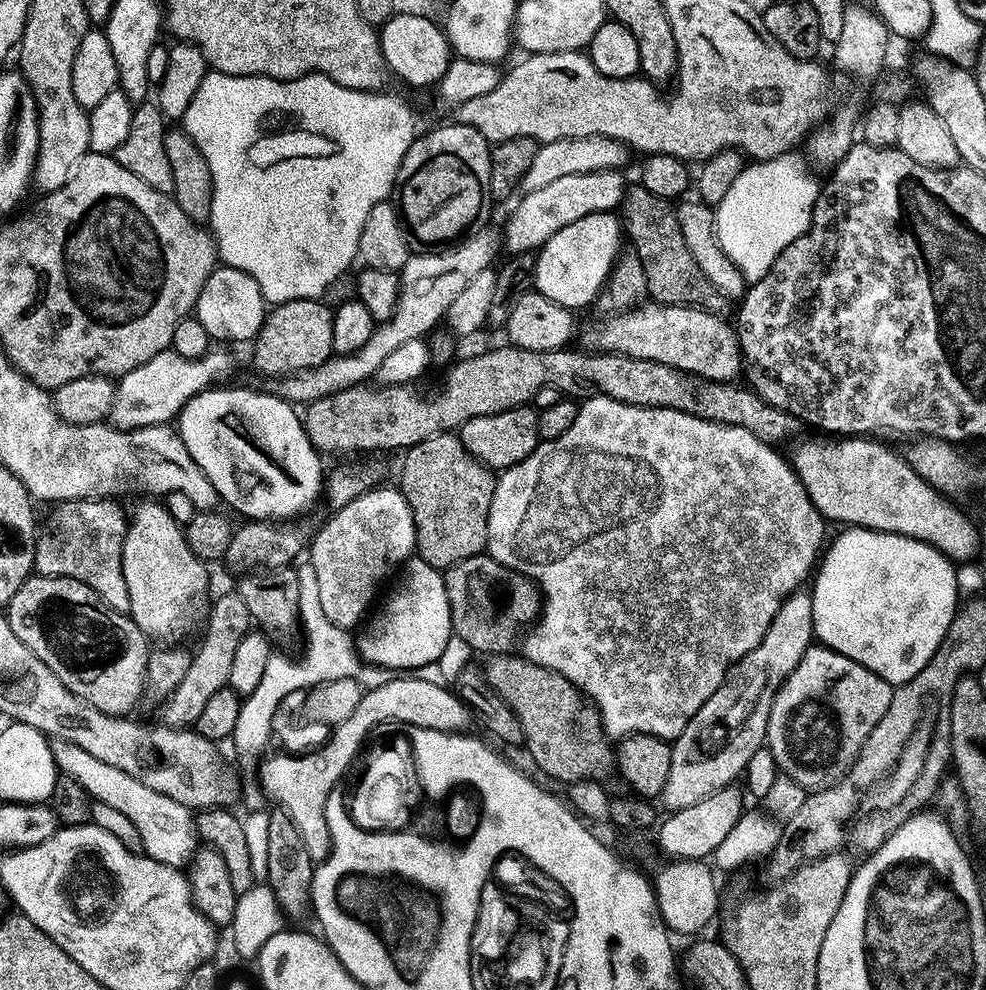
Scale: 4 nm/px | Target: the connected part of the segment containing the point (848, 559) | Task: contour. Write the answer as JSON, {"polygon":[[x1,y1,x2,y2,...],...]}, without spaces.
{"polygon":[[849,526,845,527,843,531,845,532,832,545,830,545,831,543,827,545,826,551,819,561,818,571,815,573,815,576,817,575,816,585,811,585,810,588,812,593,812,630,815,639,823,647,842,654,847,660,853,660,862,666,866,666,866,670,878,674,878,678,882,678,894,686,902,685,910,678,914,678,914,674,918,674,918,670,922,670,922,666,926,666,926,662,930,662,930,658,934,654,934,650,938,650,938,646,942,642,942,638,946,634,950,622,956,617,956,609,958,607,958,599,956,600,956,596,958,597,956,568,953,562,938,551,938,549,932,548,931,545,915,540,912,537]]}

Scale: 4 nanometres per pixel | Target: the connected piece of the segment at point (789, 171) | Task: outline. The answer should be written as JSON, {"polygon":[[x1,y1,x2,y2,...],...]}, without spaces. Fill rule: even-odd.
{"polygon":[[795,151,783,152,781,156,744,166,726,196,714,208,718,242,730,262,738,266,745,281,761,280,778,254,810,226,812,208,822,184,808,173,807,159,796,155]]}

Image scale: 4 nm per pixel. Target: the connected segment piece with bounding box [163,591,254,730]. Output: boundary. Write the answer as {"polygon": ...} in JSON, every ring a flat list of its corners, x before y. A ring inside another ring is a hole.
{"polygon":[[235,591,228,592,213,602,204,642,200,649,195,649,190,670,186,670,186,678,182,678,182,682,163,701,163,723,167,727,184,730,195,725,198,714,202,714,202,709,206,707,206,701,216,691,228,687,230,662,234,662,234,650,238,650,238,642,242,642,242,638,253,624,250,610,246,610,246,602,242,602,242,598]]}

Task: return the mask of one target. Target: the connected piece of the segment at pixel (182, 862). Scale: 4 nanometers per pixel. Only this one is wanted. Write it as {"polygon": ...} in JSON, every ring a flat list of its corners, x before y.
{"polygon":[[56,738,51,745,52,757,61,773,76,779,93,801,122,810,122,814,138,826,138,834,142,834,143,855,166,866,187,869,197,850,198,837,193,813,186,806,174,802,174,798,166,798,166,794,158,794,158,790,150,790,150,786,138,782,138,778,130,778,130,774,102,762,102,758,94,758,94,754,88,754,74,742]]}

